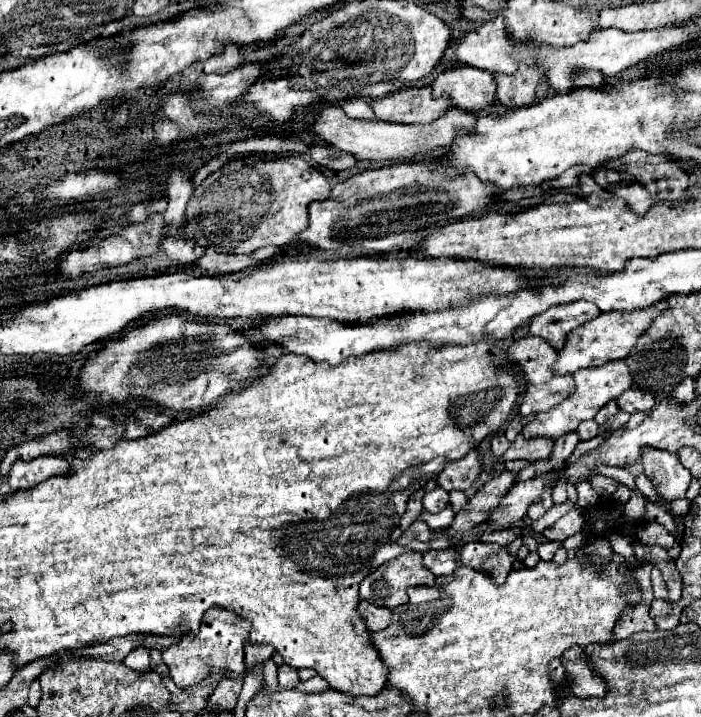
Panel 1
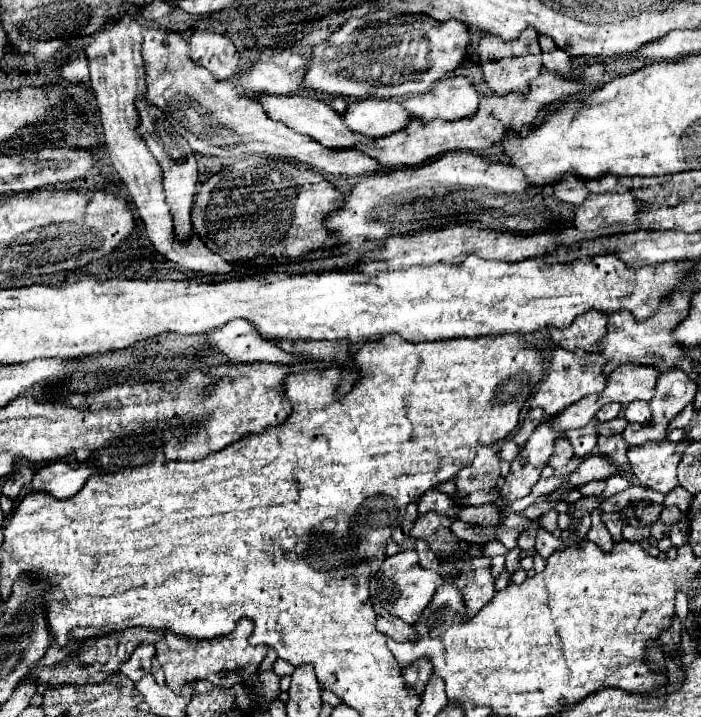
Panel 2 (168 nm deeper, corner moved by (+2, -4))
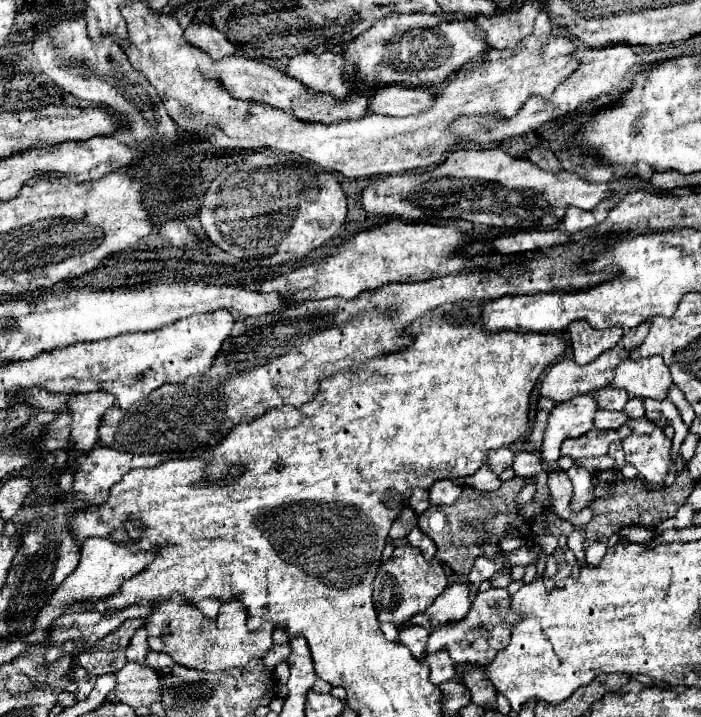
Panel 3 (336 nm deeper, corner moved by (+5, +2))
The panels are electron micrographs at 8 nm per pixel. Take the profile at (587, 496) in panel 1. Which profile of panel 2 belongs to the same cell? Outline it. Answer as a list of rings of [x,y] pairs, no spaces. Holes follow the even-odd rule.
[[[595,509],[595,511],[591,513],[591,517],[593,517],[593,525],[591,525],[589,533],[587,533],[587,539],[593,541],[593,543],[595,543],[597,547],[601,547],[603,551],[609,551],[609,549],[613,547],[613,539],[611,539],[611,533],[607,531],[607,527],[605,527],[603,521],[601,521],[601,511]]]

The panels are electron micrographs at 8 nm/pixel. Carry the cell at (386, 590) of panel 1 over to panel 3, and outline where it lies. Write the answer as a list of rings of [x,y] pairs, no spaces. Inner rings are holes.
[[[412,545],[396,547],[392,557],[378,567],[378,573],[374,579],[372,601],[380,623],[400,625],[408,621],[408,617],[414,617],[416,613],[424,613],[434,603],[434,599],[444,591],[446,585],[448,585],[446,571],[436,557],[428,561],[422,557],[418,547],[412,547]]]

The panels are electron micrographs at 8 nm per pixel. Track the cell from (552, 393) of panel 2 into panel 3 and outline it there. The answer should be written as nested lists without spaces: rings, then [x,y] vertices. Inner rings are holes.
[[[644,321],[644,325],[638,325],[636,329],[630,329],[624,333],[624,337],[620,339],[620,345],[616,345],[616,349],[610,349],[608,353],[602,353],[596,361],[588,363],[588,365],[576,365],[572,359],[564,359],[556,365],[552,365],[548,369],[548,373],[544,375],[542,379],[542,387],[540,387],[540,395],[542,397],[550,397],[552,401],[560,403],[560,401],[568,401],[572,397],[578,397],[578,395],[590,395],[606,385],[612,383],[614,379],[614,369],[618,363],[622,363],[624,359],[630,357],[630,351],[636,349],[648,335],[648,329],[650,329],[650,323]]]

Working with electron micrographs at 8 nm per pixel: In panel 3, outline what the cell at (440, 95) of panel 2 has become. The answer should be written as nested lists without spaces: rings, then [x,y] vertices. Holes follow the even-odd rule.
[[[388,85],[374,91],[368,111],[402,117],[402,115],[416,115],[428,109],[428,105],[432,105],[432,93],[426,93],[424,89]]]

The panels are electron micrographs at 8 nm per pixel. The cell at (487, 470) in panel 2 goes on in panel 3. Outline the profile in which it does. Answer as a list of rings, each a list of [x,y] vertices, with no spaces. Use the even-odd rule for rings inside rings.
[[[504,447],[504,449],[498,449],[498,451],[488,453],[488,465],[492,465],[492,471],[494,471],[496,475],[500,475],[504,469],[512,467],[514,457],[516,457],[516,453],[514,453],[512,449]]]

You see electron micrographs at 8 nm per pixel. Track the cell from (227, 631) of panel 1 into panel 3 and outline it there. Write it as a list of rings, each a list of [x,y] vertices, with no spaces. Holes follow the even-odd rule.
[[[172,597],[156,605],[152,615],[144,623],[148,631],[148,643],[154,651],[168,653],[176,663],[196,671],[224,671],[230,667],[246,665],[254,657],[264,657],[272,647],[272,623],[262,623],[260,629],[248,631],[246,611],[240,601],[228,601],[220,607],[216,619],[208,619],[196,605],[190,605],[184,597]]]

